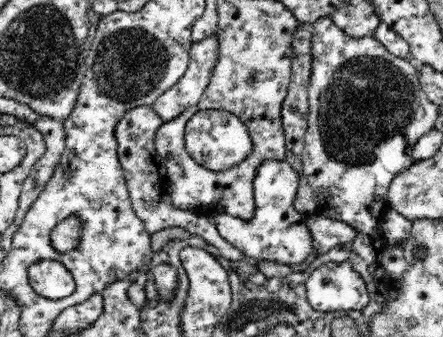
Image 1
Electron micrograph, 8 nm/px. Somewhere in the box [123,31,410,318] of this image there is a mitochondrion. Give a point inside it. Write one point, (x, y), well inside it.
(251, 76)

